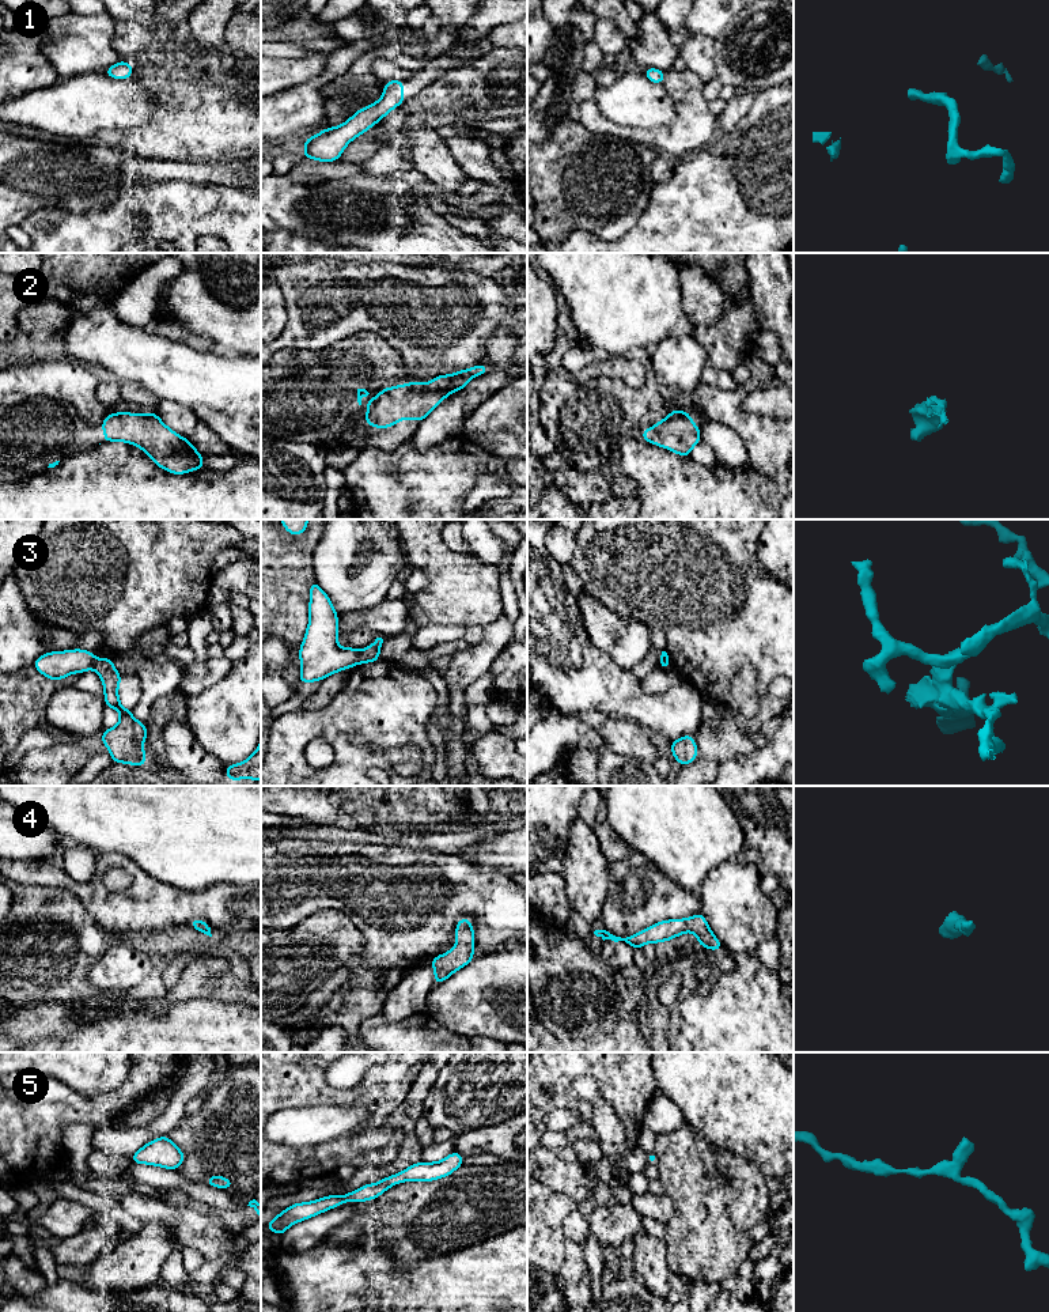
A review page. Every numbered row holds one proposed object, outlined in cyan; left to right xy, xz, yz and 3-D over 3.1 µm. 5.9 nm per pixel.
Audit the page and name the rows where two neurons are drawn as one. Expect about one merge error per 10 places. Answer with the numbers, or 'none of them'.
3

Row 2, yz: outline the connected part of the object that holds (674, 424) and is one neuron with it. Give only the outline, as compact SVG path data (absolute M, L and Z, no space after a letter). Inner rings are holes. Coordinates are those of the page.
M673 409L652 428L640 434L643 439L688 458L690 450L701 441L700 428L693 423L689 412Z

